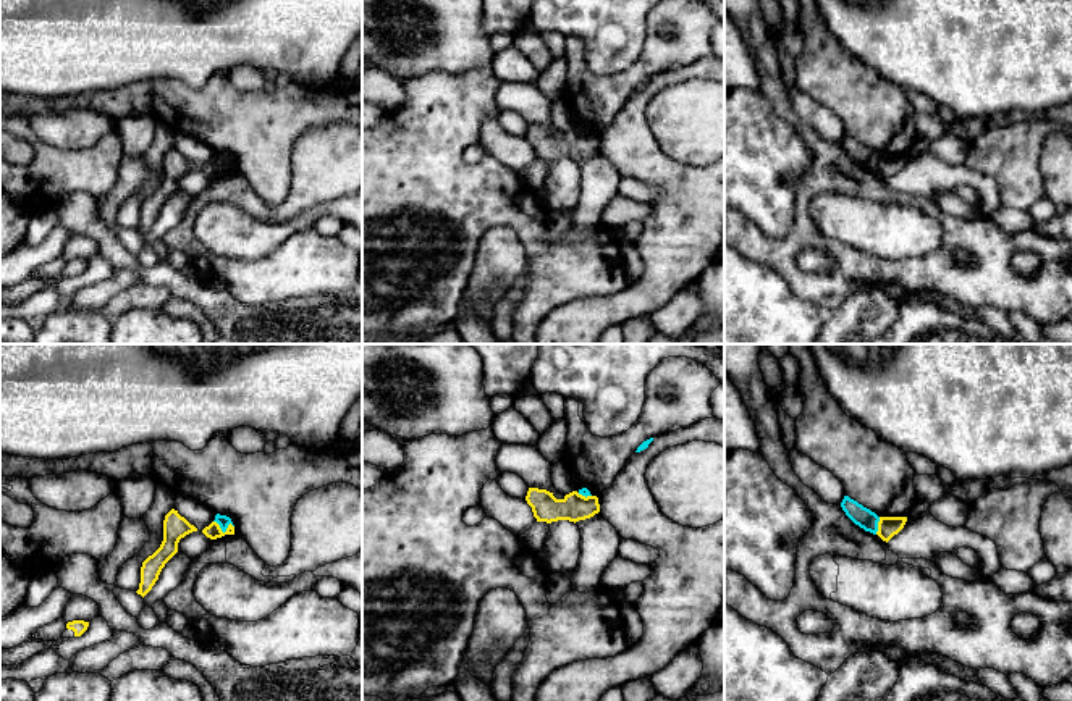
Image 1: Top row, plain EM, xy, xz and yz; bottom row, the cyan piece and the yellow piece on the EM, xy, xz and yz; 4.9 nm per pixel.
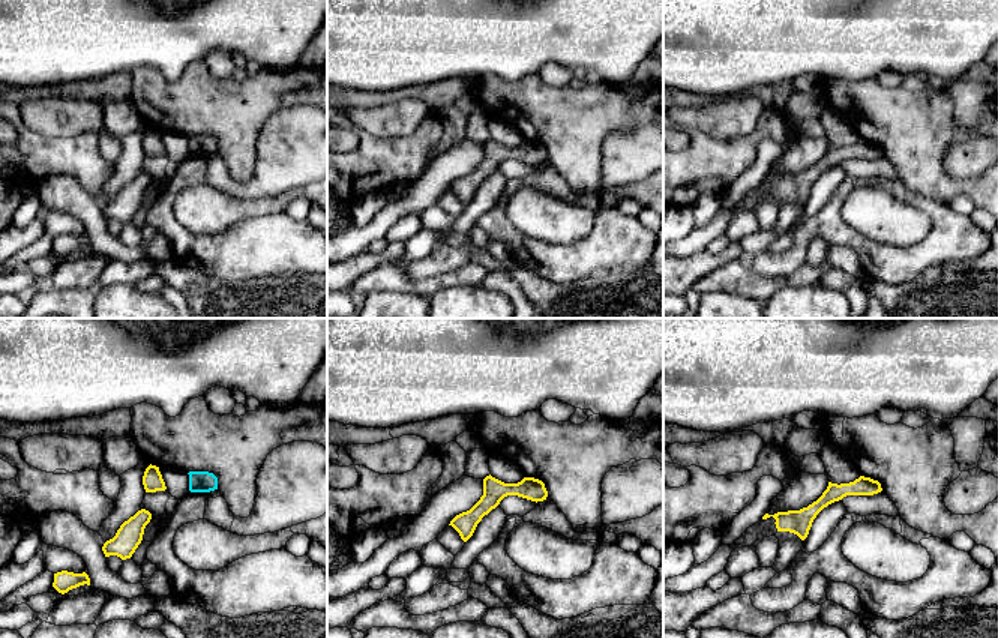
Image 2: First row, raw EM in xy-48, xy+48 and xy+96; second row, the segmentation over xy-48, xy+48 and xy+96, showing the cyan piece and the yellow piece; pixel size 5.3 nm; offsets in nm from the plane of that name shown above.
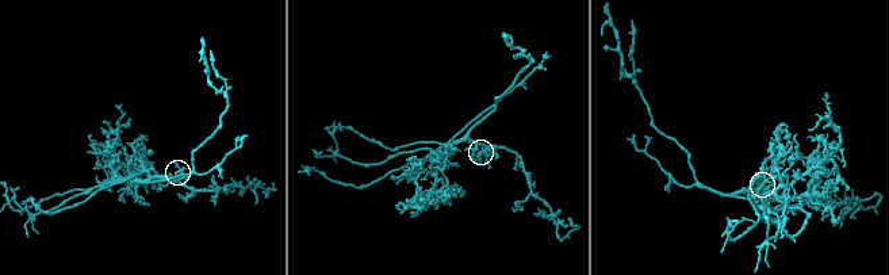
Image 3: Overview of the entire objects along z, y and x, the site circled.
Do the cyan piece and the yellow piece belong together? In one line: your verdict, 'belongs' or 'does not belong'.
does not belong

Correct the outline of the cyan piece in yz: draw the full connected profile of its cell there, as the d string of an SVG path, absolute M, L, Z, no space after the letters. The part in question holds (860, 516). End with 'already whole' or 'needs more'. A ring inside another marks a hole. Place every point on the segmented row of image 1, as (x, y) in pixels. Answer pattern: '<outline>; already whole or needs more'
M844 496L841 507L855 525L863 528L865 531L876 535L880 517L875 512L863 507L849 496Z; already whole

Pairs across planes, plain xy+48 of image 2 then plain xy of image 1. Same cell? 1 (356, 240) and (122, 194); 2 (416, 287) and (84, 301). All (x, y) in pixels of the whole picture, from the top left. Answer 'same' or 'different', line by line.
1: same
2: different

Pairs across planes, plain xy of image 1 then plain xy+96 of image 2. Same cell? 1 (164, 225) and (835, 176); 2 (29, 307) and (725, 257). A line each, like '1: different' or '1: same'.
1: same
2: different

